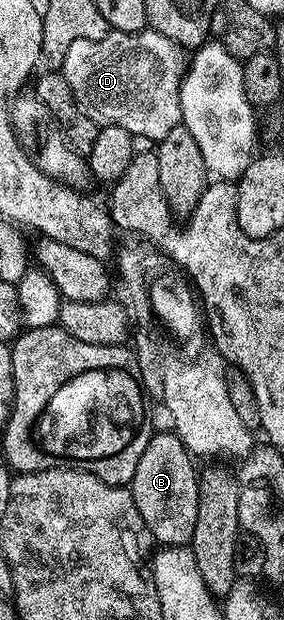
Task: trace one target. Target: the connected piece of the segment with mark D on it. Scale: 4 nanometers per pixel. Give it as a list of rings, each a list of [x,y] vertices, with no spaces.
[[[150,28],[139,31],[119,31],[112,29],[101,40],[73,40],[61,73],[69,84],[81,112],[89,116],[99,126],[125,128],[136,139],[148,138],[148,143],[157,144],[168,132],[173,132],[182,123],[181,92],[185,71],[184,47],[173,40],[161,36],[161,32]]]

